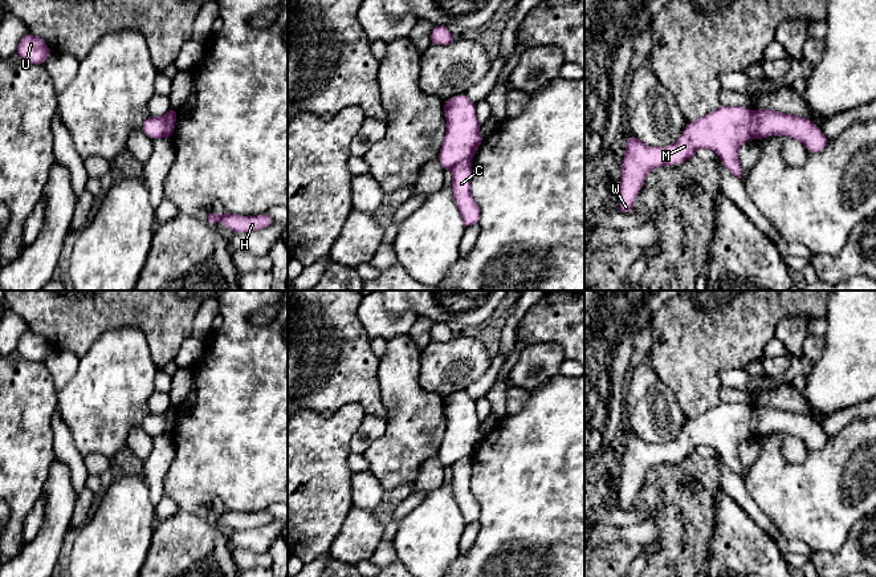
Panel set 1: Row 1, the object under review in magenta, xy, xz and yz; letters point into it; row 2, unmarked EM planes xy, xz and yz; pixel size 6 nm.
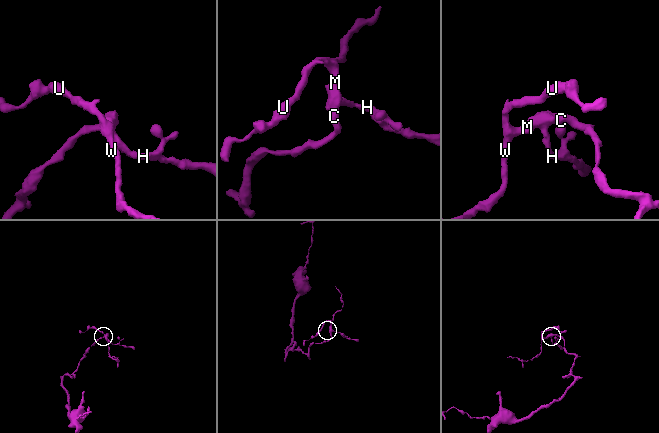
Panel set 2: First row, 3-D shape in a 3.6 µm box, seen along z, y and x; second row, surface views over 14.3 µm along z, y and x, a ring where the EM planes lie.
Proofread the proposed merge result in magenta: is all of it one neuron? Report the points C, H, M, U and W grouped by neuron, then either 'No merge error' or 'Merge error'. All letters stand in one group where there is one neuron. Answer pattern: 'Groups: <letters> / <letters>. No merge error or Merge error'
Groups: C / H M U W. Merge error

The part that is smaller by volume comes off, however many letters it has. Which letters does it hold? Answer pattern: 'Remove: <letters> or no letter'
Remove: H, M, U, W

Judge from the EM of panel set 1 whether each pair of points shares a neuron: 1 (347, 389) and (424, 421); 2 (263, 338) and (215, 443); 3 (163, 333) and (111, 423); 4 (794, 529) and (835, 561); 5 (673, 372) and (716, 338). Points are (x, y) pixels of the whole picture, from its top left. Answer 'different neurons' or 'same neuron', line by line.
1: different neurons
2: same neuron
3: different neurons
4: different neurons
5: same neuron

